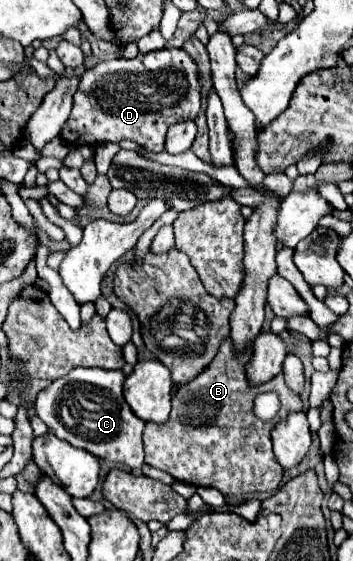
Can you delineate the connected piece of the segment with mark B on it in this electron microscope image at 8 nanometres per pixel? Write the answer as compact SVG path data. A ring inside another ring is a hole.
M230 337L220 345L218 355L194 381L174 389L172 413L164 425L146 423L144 429L144 453L146 463L170 473L176 481L184 481L196 487L216 487L224 495L244 495L256 491L276 491L284 469L274 459L270 433L278 421L288 413L304 409L302 399L296 397L284 383L284 375L276 375L270 381L254 387L244 369L252 359L252 343L244 353L236 353ZM276 391L280 395L280 413L272 421L260 421L252 413L252 403L258 393Z

